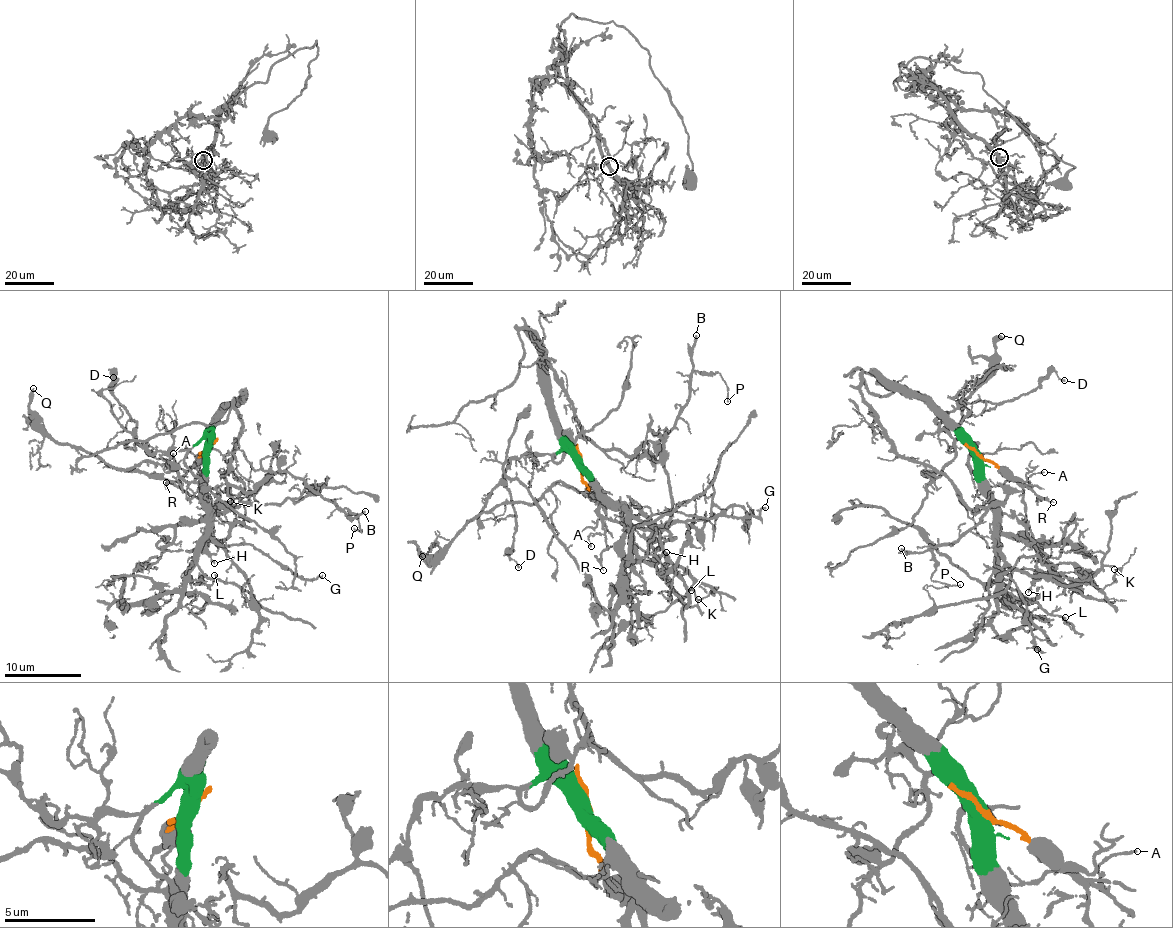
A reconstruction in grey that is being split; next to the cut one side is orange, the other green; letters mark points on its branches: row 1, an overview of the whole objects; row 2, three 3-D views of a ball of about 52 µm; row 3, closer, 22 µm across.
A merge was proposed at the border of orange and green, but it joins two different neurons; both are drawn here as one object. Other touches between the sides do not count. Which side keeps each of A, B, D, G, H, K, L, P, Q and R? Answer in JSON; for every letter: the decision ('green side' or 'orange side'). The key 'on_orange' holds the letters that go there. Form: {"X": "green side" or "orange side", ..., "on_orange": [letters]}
{"A": "orange side", "B": "green side", "D": "green side", "G": "green side", "H": "orange side", "K": "green side", "L": "green side", "P": "green side", "Q": "green side", "R": "orange side", "on_orange": ["A", "H", "R"]}

